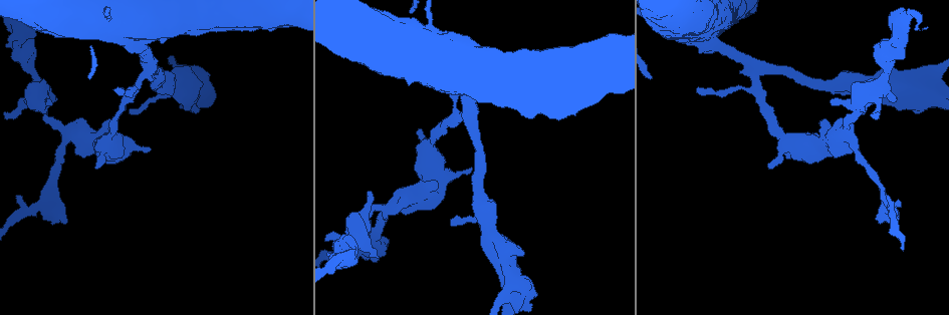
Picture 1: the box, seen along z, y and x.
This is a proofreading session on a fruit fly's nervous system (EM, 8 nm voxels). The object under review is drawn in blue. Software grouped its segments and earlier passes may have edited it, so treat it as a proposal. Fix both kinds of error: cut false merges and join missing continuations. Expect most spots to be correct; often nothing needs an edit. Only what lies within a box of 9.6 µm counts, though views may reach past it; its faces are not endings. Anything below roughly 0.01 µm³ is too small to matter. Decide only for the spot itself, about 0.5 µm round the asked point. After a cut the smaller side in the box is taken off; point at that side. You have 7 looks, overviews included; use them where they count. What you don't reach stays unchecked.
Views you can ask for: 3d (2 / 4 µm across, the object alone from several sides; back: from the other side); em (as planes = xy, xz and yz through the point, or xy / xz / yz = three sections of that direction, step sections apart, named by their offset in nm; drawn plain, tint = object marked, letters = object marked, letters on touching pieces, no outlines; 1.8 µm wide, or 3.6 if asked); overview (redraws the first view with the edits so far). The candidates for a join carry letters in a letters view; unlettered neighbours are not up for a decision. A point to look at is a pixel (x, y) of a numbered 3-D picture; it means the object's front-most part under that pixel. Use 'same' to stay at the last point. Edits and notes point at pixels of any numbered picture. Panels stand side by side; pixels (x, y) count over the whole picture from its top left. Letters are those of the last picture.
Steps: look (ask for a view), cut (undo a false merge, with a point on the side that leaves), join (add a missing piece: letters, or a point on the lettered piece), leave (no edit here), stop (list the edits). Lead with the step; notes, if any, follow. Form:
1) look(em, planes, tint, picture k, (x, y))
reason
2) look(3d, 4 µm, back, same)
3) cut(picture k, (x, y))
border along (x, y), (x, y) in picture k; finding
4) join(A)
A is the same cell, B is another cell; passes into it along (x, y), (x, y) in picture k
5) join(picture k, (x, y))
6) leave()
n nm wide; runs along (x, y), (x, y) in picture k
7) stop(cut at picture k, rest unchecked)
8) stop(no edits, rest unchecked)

look(3d, 2 µm, picture 1, (889, 56))
narrows sharply

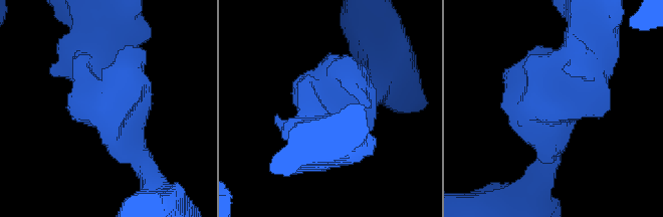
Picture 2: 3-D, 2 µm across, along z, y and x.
look(em, planes, letters, picture 2, (115, 108))
need the tissue

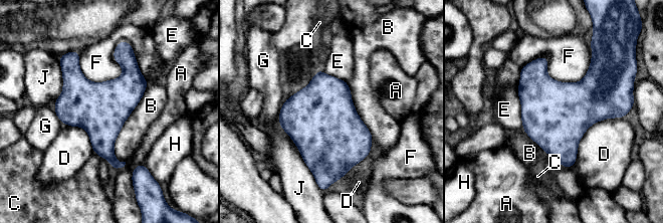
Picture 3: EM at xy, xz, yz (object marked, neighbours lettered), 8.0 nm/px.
leave()
420 nm wide; A, B, C, D, E, F, G, H and J are other cells; border along (148, 83), (116, 140), (120, 162) in picture 3; continuous, no second neuron

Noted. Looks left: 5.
look(3d, 4 µm, picture 1, (151, 148))
an open end

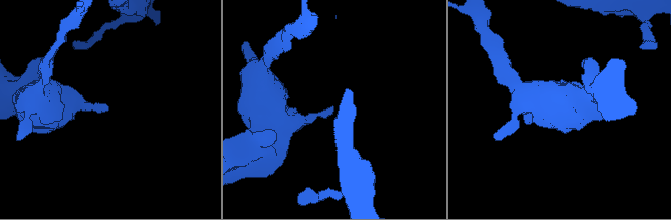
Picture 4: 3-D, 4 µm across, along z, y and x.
look(em, yz, step 8, letters, picture 4, (105, 111))
now the EM

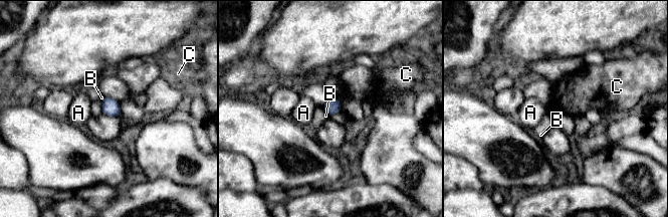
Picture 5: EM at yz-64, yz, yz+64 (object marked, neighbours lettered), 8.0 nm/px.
leave()
A, B and C are other cells; border along (104, 97), (100, 113) in picture 5; no lettered piece goes on from it

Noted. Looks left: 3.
look(3d, 2 µm, back, picture 1, (883, 199))
three-way junction

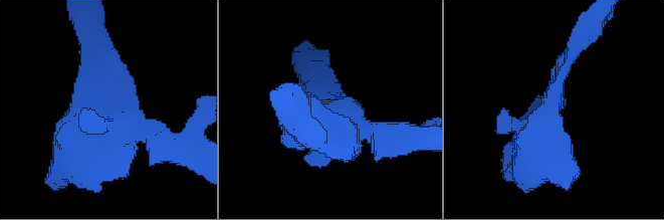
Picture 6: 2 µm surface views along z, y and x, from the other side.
look(em, 3.6 µm, planes, tint, picture 6, (547, 109))
3 arms; arms of 200, 220, 300 nm

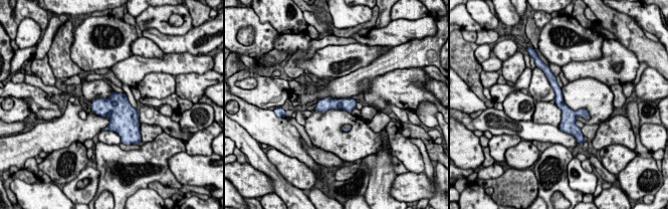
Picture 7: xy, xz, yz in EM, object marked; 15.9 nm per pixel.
look(em, 3.6 µm, planes, letters, same)

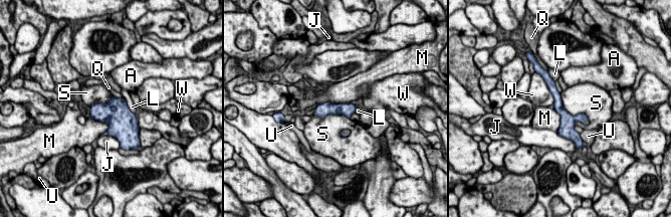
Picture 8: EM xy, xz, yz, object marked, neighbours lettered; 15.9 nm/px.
leave()
A, J, L, M, Q, S, U and W are other cells; runs along (549, 83), (572, 136) in picture 8; continuous, no second neuron

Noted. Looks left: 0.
stop(no edits, rest unchecked)

